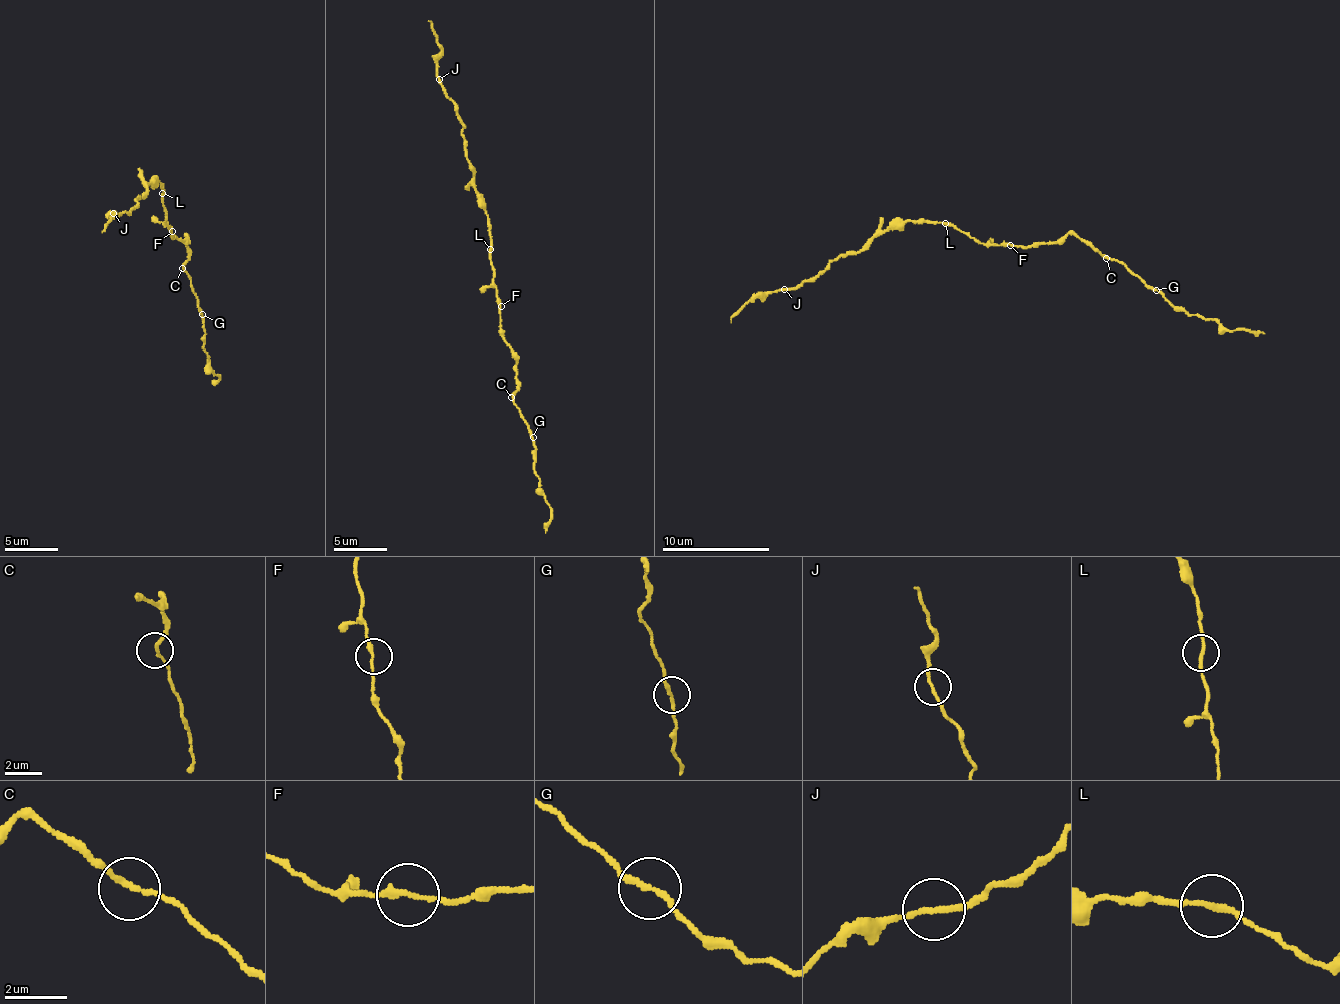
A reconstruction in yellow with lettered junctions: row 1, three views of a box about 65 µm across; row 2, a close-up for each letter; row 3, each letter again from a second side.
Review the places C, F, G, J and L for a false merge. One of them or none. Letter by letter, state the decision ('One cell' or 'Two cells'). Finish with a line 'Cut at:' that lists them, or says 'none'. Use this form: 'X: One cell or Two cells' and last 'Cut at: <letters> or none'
C: One cell
F: One cell
G: One cell
J: One cell
L: One cell
Cut at: none

